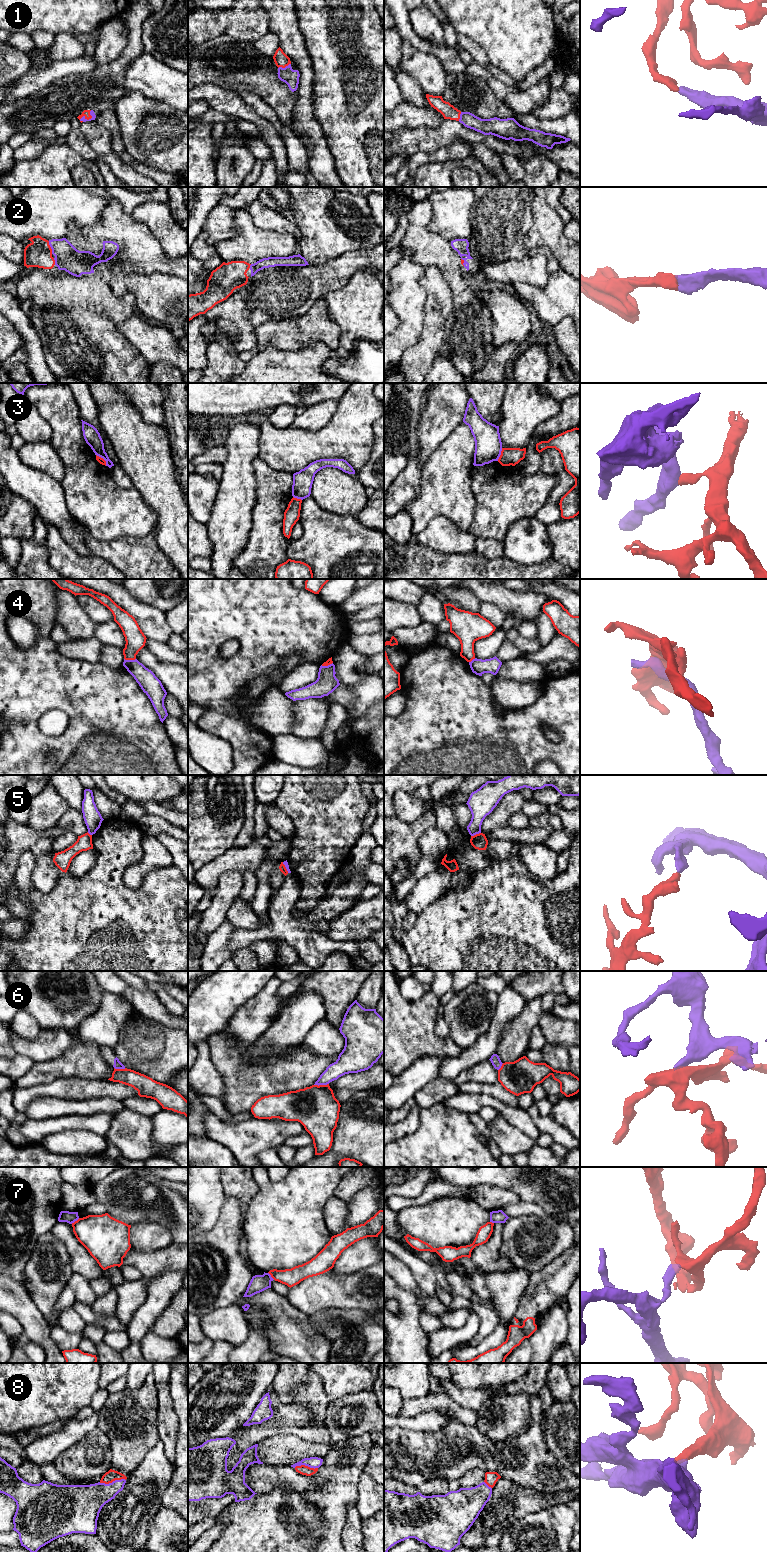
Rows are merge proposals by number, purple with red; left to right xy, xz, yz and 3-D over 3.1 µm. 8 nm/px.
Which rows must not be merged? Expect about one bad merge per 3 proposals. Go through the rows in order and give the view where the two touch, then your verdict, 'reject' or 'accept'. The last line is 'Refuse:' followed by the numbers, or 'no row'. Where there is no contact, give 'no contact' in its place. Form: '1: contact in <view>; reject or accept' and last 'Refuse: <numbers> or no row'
1: contact in xy; accept
2: contact in xy; accept
3: contact in yz; reject
4: contact in xy; reject
5: contact in yz; reject
6: contact in xz; reject
7: contact in xy; reject
8: contact in xy; accept
Refuse: 3, 4, 5, 6, 7

